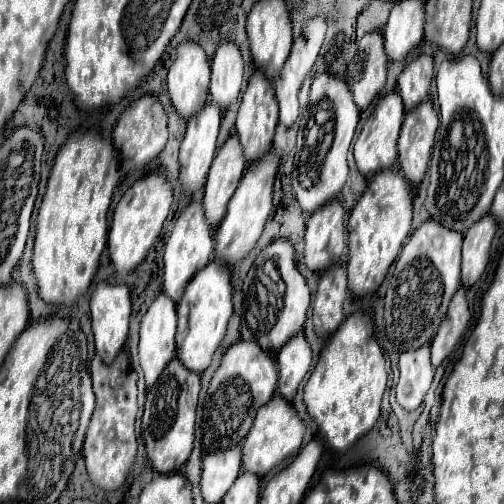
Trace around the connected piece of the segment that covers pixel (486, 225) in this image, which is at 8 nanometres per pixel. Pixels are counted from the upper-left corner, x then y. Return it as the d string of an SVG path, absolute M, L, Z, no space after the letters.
M482 216L478 224L470 226L462 244L462 286L470 288L484 272L490 260L490 244L496 234L496 218Z

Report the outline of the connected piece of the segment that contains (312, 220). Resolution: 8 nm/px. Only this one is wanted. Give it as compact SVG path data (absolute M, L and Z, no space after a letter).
M338 198L330 200L330 204L324 204L318 208L318 212L312 212L312 216L306 222L306 236L304 236L304 262L310 270L322 272L330 264L336 264L342 256L342 252L348 246L348 230L346 230L346 210Z

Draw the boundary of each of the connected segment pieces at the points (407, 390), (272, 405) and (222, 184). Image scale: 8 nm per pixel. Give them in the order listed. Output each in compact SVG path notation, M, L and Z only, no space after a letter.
M430 344L402 352L398 368L400 380L396 384L396 400L404 410L416 410L430 390L434 378L430 364Z
M274 394L268 404L264 404L254 418L254 424L244 438L242 444L242 468L246 472L254 472L258 476L264 476L268 470L284 462L286 458L292 458L298 454L304 438L304 422L298 418L298 412L290 402L286 402L282 396Z
M232 134L218 150L204 186L206 220L210 220L212 226L218 226L224 218L226 206L244 174L244 164L246 158L242 146L238 142L238 136Z

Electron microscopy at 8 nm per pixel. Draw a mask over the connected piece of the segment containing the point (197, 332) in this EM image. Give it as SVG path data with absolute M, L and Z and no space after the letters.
M210 260L202 270L194 274L190 284L186 286L184 296L176 308L178 312L178 332L176 332L176 352L182 364L192 372L202 374L216 348L220 346L226 324L232 316L232 282L230 282L230 268L218 260Z

